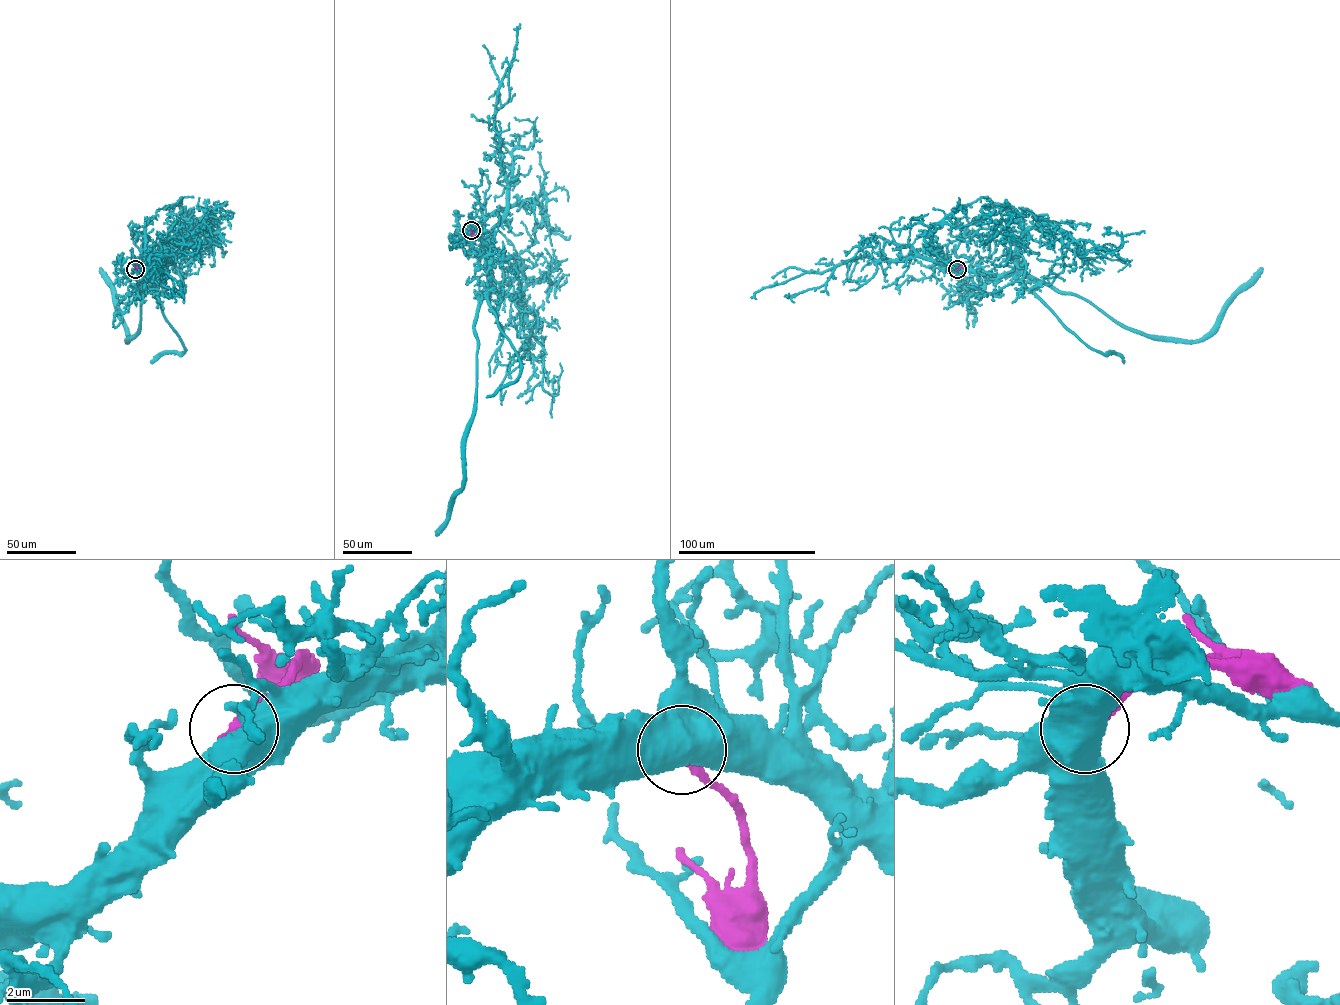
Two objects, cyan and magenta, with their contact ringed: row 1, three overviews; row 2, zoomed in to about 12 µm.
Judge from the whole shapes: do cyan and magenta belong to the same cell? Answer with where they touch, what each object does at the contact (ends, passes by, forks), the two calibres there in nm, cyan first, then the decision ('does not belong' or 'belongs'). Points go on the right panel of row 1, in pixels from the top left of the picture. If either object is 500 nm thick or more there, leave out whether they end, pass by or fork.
(957, 269) | 900/320 nm | does not belong

